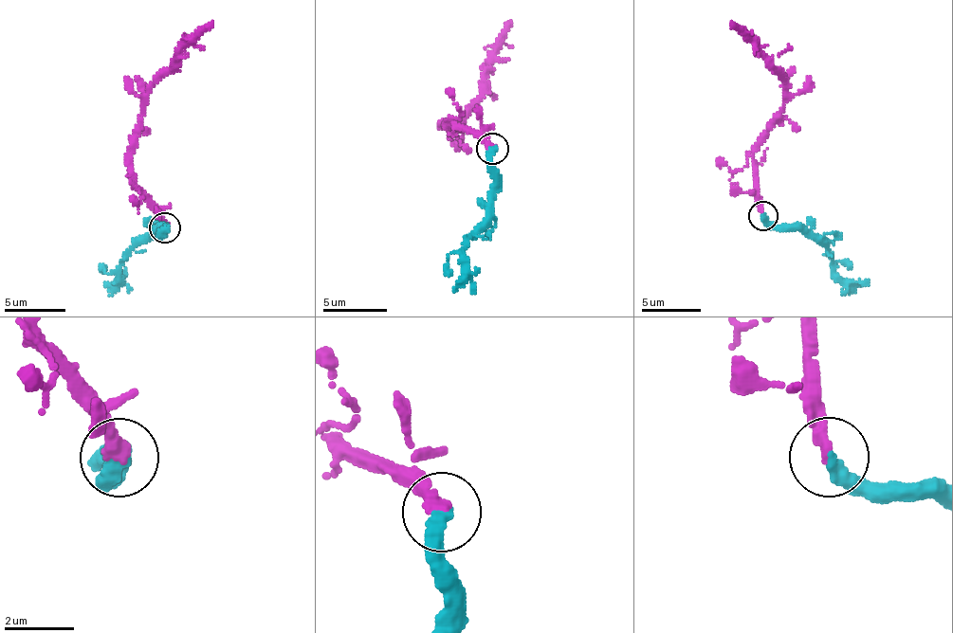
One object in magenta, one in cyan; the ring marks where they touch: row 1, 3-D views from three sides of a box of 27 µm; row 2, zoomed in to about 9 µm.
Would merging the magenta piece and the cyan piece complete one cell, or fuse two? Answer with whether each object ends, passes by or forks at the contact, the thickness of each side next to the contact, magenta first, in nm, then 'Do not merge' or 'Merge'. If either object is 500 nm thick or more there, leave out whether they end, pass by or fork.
At the ring magenta ends. At the ring cyan ends. Thickness 440 nm (magenta) against 440 nm. Merge

